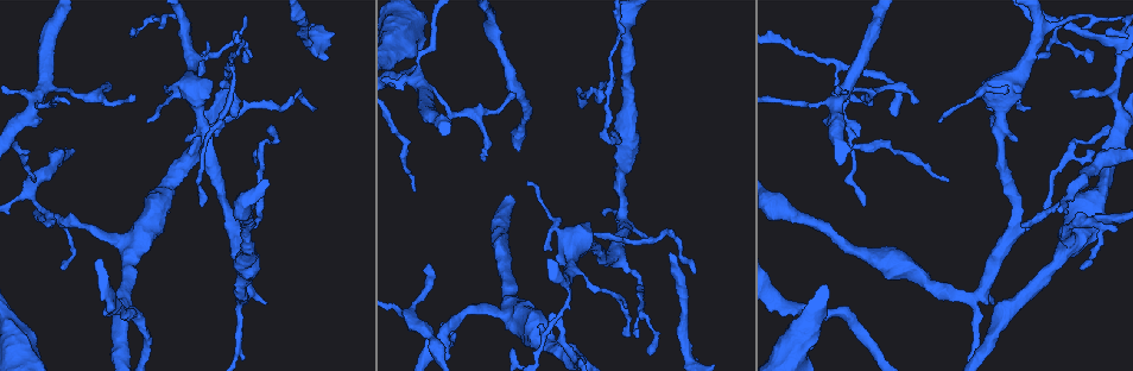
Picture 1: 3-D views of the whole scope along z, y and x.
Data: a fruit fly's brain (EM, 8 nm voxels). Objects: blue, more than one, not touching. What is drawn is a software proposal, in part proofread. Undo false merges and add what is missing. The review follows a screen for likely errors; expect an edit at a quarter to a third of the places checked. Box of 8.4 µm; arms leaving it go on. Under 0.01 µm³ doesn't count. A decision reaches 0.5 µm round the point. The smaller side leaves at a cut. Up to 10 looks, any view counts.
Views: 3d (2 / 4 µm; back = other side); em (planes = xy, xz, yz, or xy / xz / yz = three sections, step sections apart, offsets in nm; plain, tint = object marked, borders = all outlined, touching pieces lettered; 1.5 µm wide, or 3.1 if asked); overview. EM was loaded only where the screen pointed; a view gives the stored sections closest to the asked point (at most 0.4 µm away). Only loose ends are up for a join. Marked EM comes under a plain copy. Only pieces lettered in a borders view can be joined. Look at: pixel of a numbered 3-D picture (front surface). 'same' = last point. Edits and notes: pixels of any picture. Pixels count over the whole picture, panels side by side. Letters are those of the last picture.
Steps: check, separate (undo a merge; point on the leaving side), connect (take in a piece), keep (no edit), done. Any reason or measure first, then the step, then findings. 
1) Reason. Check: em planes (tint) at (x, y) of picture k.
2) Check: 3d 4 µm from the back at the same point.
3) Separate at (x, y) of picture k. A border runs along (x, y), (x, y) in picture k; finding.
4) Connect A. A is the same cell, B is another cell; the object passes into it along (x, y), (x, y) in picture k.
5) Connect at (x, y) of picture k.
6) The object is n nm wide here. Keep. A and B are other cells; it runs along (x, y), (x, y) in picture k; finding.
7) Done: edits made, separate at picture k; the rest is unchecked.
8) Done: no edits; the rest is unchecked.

End of a long branch. Check: em yz step 4 (tint) at (316, 107) of picture 1.

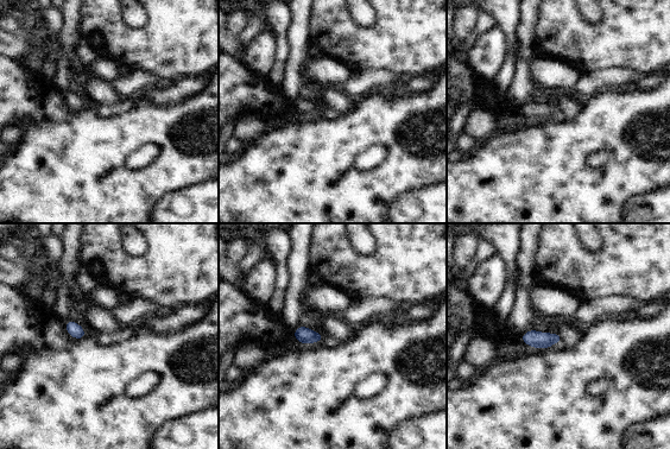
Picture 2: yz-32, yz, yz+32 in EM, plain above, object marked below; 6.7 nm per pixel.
Check: em yz step 4 (borders) at the same point.

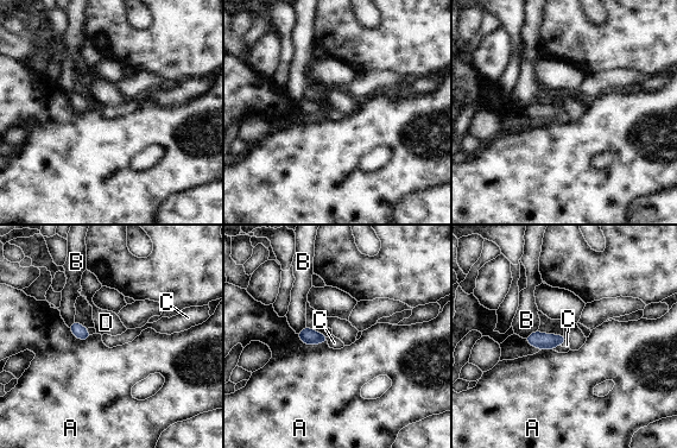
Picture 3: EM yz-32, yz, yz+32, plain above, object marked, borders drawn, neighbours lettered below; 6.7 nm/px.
Keep. A, B, C and D are other cells; none of them fits.

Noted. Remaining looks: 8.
Thin end. Check: em xy step 8 (tint) at (1106, 31) of picture 1.

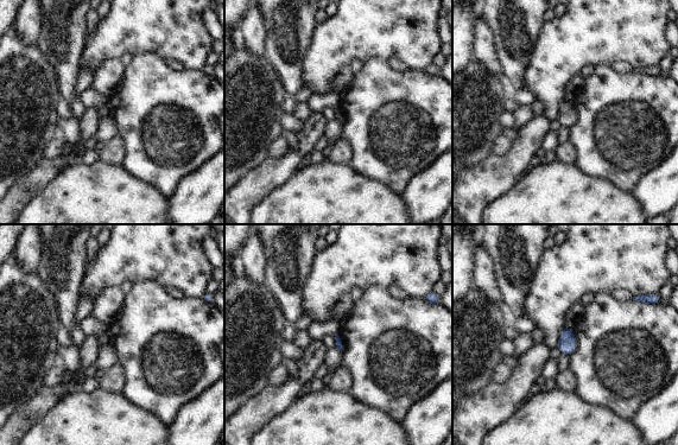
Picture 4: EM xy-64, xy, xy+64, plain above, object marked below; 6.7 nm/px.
Check: em xy step 8 (borders) at the same point.

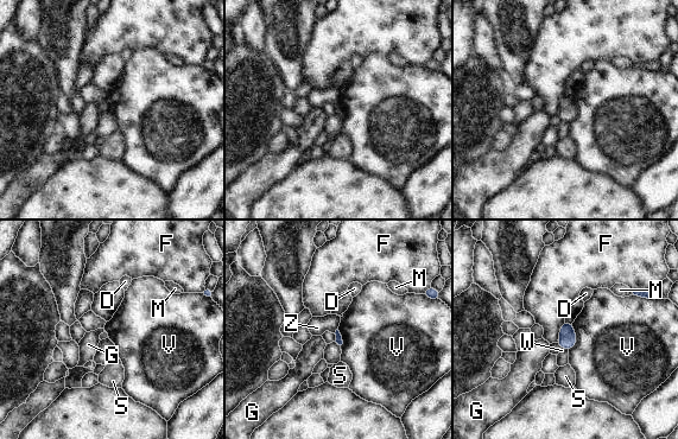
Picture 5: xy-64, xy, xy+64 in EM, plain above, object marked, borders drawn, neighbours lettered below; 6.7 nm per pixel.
The longest contact is with V, 190 nm. Keep. D, F, G, M, S, V, W and Z are other cells; a border runs along (572, 323), (577, 339), (569, 350) in picture 5; none of them fits.

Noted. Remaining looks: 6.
Tapers out. Check: em 3.1 µm planes (borders) at (1023, 226) of picture 1.

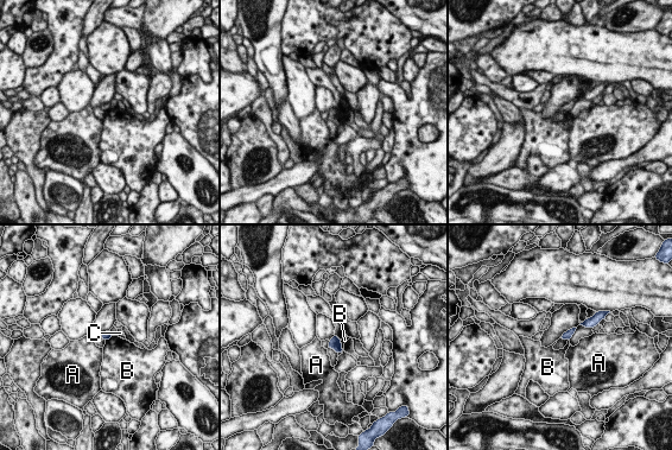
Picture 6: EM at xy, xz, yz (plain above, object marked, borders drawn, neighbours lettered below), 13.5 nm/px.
The object is 120 nm wide here; the longest contact is with B, 150 nm. Keep. A, B and C are other cells; no lettered piece goes on from it.

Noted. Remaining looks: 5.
Arms part here. Check: 3d 2 µm at (63, 220) of picture 1.

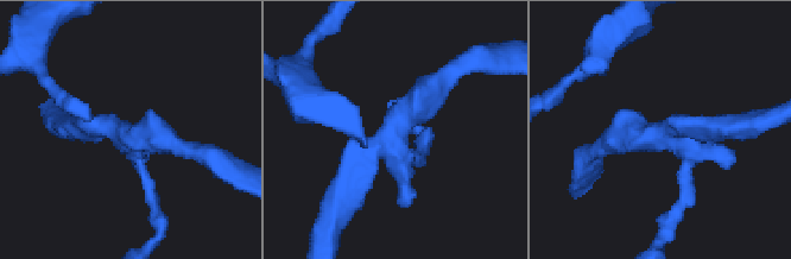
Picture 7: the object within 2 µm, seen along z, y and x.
Check: em planes (borders) at (391, 154) of picture 7.

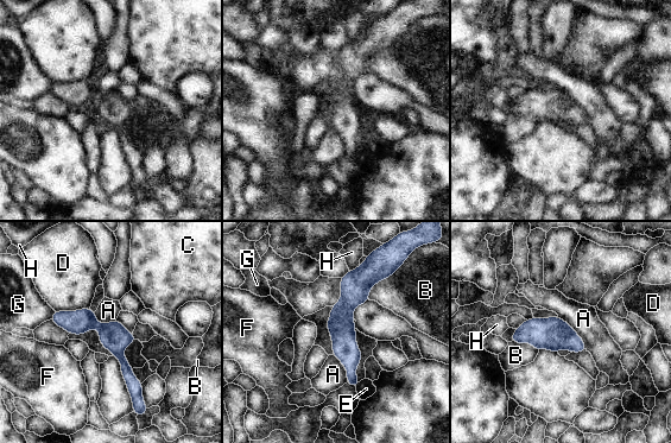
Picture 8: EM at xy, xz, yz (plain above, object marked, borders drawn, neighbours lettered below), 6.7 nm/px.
The longest contact is with A, 300 nm. Keep. A, B, C, D, E, F, G and H are other cells; it runs along (57, 314), (95, 323), (116, 345), (135, 400) in picture 8; continuous, no second neuron.

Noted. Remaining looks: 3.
Done: no edits; the rest is unchecked.

